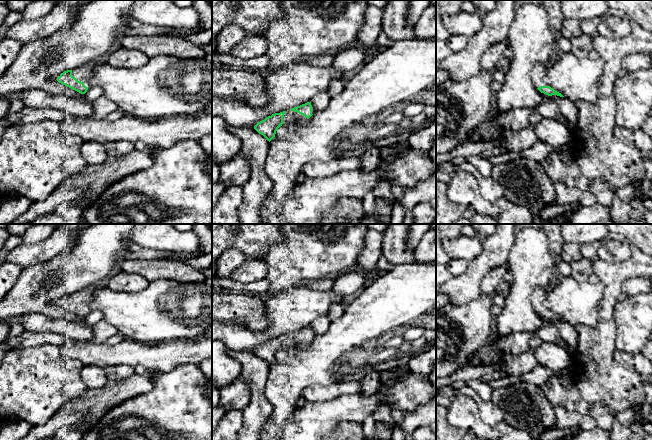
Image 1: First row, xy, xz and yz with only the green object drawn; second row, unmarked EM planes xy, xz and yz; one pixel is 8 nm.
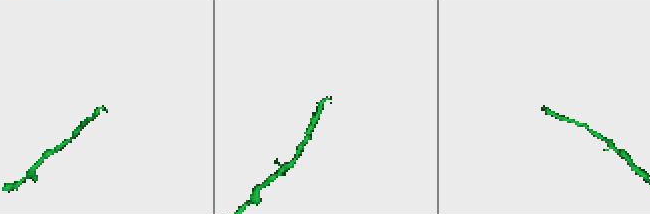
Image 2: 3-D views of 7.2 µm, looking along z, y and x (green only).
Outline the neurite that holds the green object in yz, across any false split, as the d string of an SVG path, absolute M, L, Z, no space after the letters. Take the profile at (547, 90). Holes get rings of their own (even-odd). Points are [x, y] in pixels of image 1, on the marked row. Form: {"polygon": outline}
{"polygon": "M535 64L531 71L531 79L537 89L548 96L557 95L564 97L561 93L557 92L544 82L544 77L547 71L547 67L544 64Z"}

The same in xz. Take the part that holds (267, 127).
{"polygon": "M311 102L280 113L272 114L258 122L254 129L269 142L275 137L276 131L282 125L308 120L314 114Z"}

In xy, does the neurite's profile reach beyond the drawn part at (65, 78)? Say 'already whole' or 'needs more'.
needs more

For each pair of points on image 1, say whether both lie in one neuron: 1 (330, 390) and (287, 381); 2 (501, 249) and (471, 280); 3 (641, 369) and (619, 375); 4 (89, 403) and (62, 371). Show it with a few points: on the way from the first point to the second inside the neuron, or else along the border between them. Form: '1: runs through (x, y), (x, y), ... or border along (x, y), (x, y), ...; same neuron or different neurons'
1: border along (332, 384), (310, 384), (303, 390), (301, 395); different neurons
2: runs through (493, 256), (477, 272); same neuron
3: border along (633, 369), (640, 376); different neurons
4: border along (87, 389), (80, 396), (70, 399), (62, 407); different neurons

